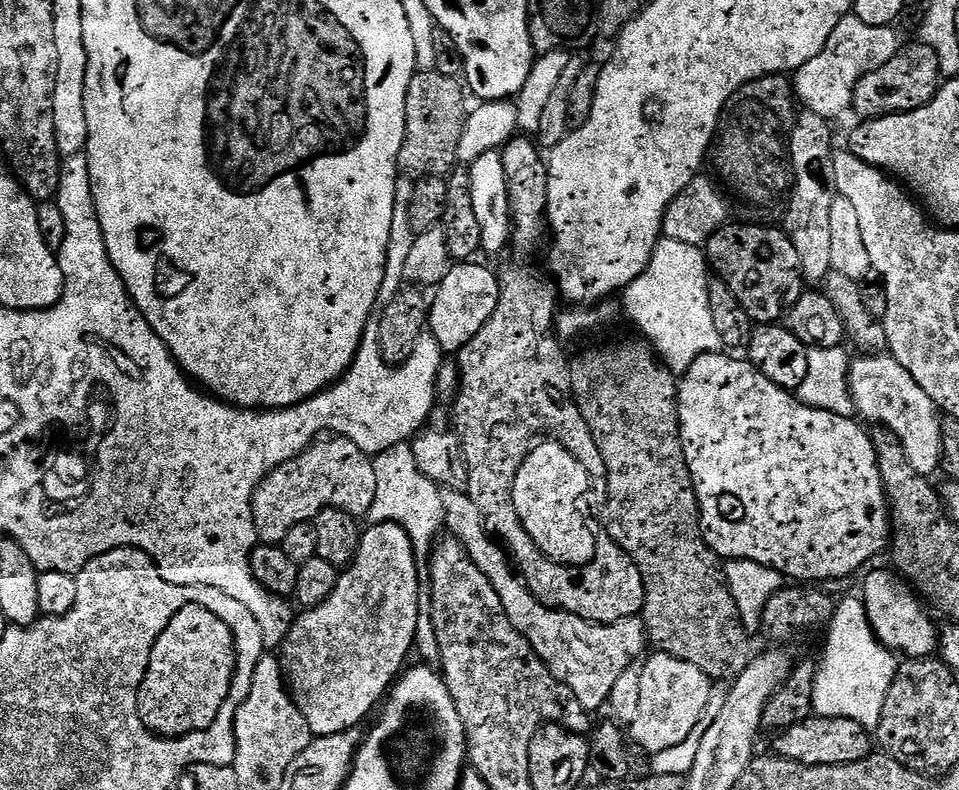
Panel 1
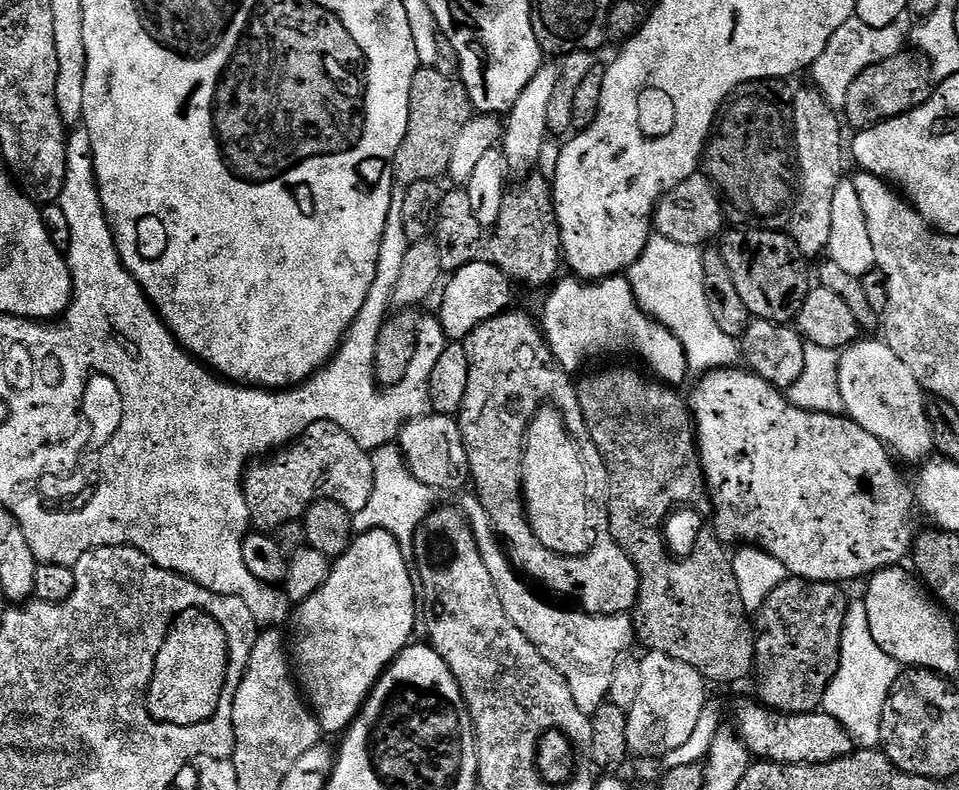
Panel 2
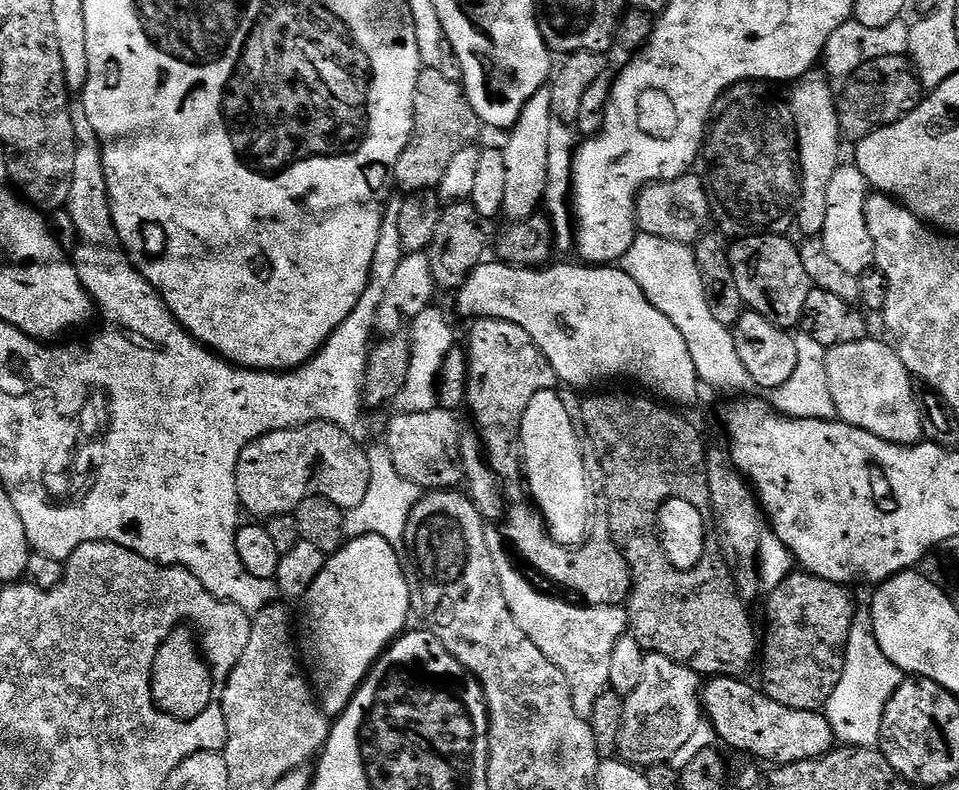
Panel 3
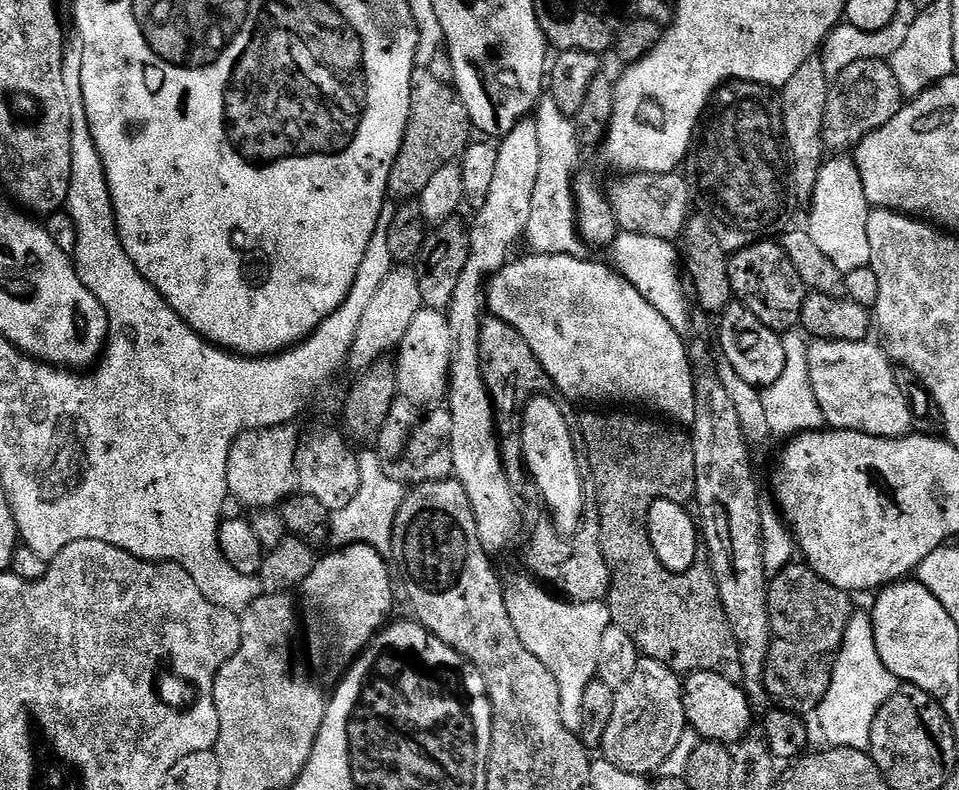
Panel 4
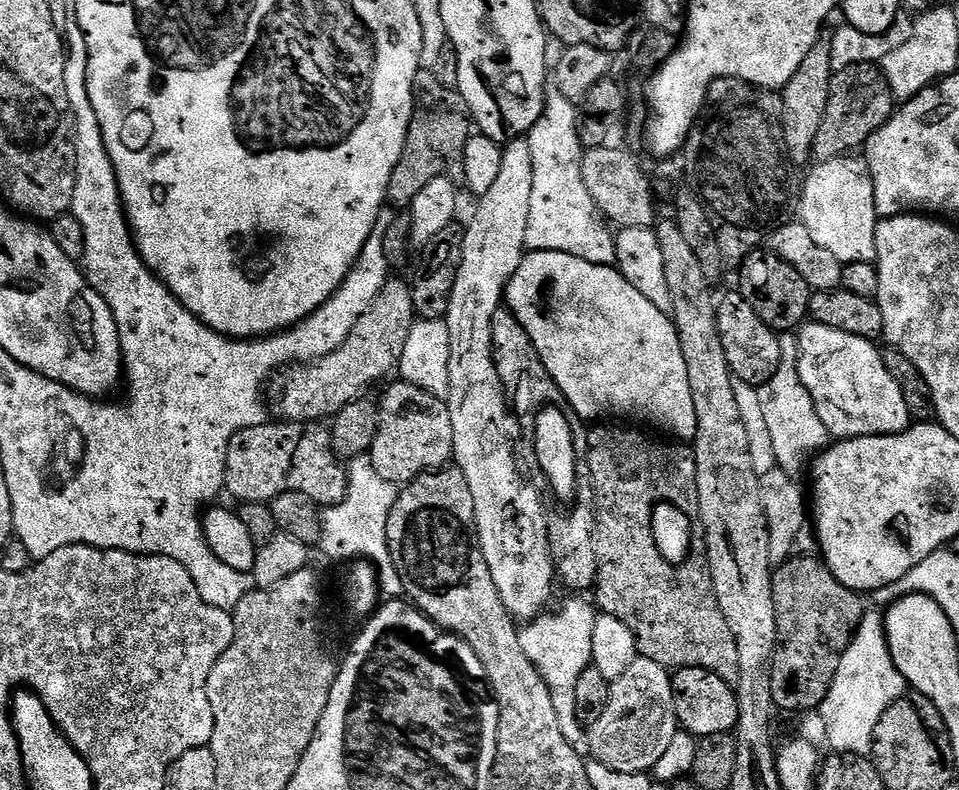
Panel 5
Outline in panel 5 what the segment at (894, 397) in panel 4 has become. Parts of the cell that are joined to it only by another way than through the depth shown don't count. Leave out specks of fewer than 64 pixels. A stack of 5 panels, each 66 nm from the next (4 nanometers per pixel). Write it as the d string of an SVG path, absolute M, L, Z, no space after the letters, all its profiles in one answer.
M815 322L805 323L798 335L798 374L829 437L852 440L855 436L892 436L910 427L908 400L873 341Z

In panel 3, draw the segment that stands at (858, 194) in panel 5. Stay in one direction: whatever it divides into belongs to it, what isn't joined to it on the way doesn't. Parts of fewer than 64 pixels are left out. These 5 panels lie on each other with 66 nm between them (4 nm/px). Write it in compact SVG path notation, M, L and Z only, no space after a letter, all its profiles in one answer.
M854 166L837 168L834 176L830 178L830 184L826 186L826 220L822 233L824 249L826 254L830 254L830 258L834 258L835 264L846 270L846 274L854 274L857 278L869 271L876 259L874 242L866 226L864 209L864 202L869 192L868 183Z

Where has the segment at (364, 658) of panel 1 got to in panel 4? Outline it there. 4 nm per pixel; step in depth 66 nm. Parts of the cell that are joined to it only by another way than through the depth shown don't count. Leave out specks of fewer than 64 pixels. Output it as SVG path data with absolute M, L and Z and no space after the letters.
M349 544L340 546L329 556L321 555L314 570L302 585L304 608L302 604L302 628L308 631L308 644L316 656L324 656L332 648L336 660L355 661L356 657L367 648L376 633L389 623L392 612L392 576L388 573L388 564L384 561L385 553L368 544Z

